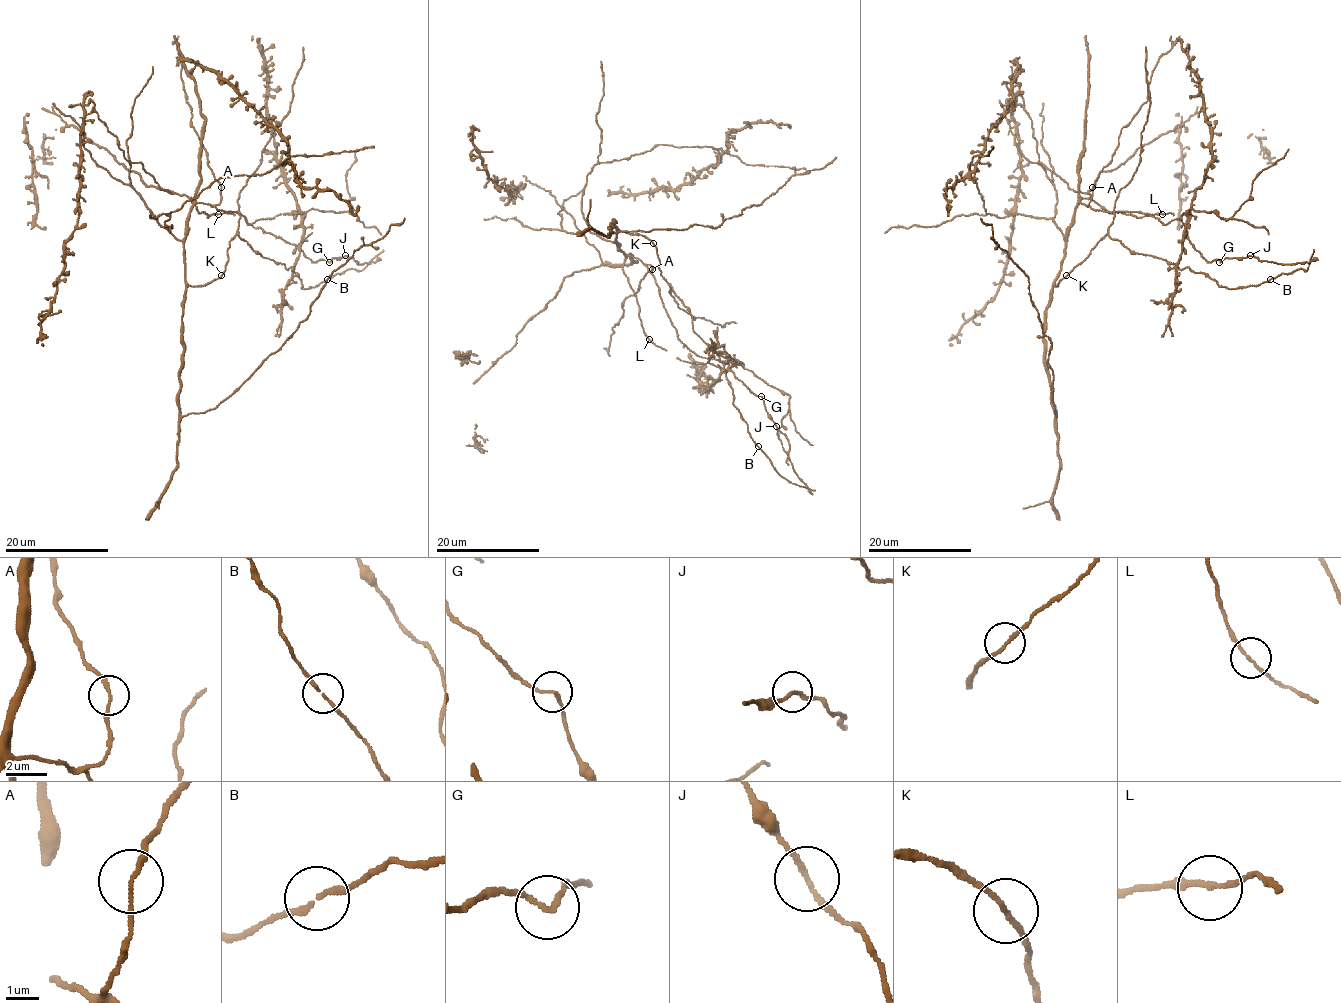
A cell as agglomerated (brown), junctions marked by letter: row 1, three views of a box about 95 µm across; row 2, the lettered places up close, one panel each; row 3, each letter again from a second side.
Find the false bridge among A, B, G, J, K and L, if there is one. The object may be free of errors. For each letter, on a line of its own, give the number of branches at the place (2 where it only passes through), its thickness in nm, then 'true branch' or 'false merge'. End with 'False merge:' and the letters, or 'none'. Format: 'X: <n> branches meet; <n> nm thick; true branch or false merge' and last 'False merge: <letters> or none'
A: 2 branches meet; 140 nm thick; true branch
B: 2 branches meet; 150 nm thick; true branch
G: 2 branches meet; 140 nm thick; true branch
J: 2 branches meet; 140 nm thick; true branch
K: 2 branches meet; 150 nm thick; true branch
L: 2 branches meet; 140 nm thick; true branch
False merge: none

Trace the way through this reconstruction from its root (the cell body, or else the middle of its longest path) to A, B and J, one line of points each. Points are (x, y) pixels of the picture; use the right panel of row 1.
A: (1062, 279), (1054, 284), (1064, 256), (1067, 228), (1075, 208), (1090, 201), (1093, 187)
B: (1062, 279), (1107, 235), (1131, 252), (1166, 259), (1180, 270), (1188, 267), (1202, 272), (1231, 289), (1269, 279)
J: (1062, 279), (1107, 235), (1131, 252), (1202, 272), (1231, 289), (1307, 270), (1313, 258), (1275, 263), (1250, 256)

